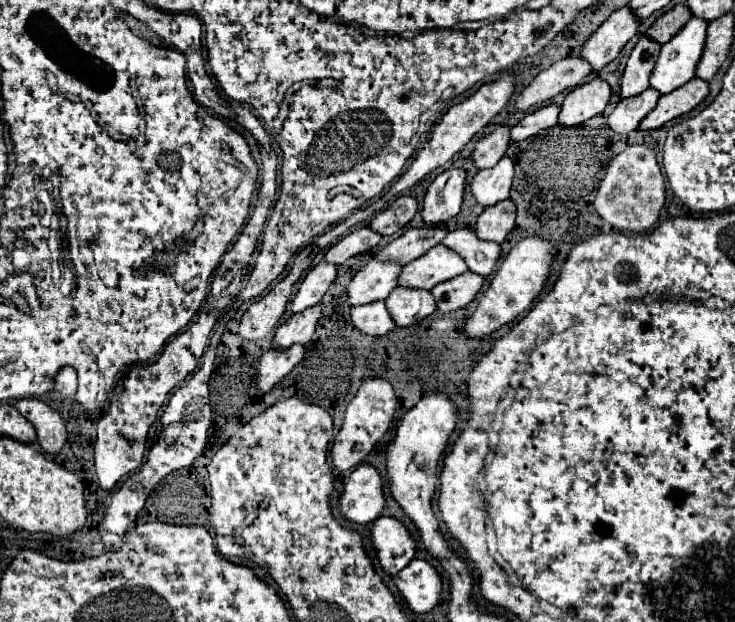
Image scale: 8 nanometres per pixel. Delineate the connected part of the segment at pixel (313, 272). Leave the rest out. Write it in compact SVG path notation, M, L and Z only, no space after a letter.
M321 260L315 268L311 268L307 272L307 276L303 278L303 282L291 302L291 312L299 314L305 308L319 304L321 298L325 296L327 288L331 286L331 282L335 280L335 274L337 274L337 268L325 260Z

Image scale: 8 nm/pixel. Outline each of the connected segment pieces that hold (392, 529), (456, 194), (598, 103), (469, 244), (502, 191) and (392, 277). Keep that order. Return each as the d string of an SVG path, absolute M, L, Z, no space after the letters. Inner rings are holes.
M379 516L371 524L371 542L385 574L395 576L403 570L415 556L415 542L407 528L389 516Z
M451 168L437 176L433 184L429 186L425 200L423 200L423 210L421 218L425 226L433 228L439 226L453 216L459 214L461 202L463 202L463 190L465 190L465 172Z
M599 78L571 90L561 104L559 124L561 126L579 126L585 120L601 114L605 110L605 106L609 104L609 96L611 96L609 84Z
M467 228L449 232L441 244L447 246L449 250L455 250L465 260L469 270L481 276L489 276L501 256L499 244L483 242L475 236L473 230L467 230Z
M503 156L497 166L477 172L477 176L471 182L471 192L483 208L495 206L497 202L509 198L513 168L513 160L509 156Z
M369 260L367 266L363 266L347 288L347 304L349 306L361 306L371 304L377 300L385 300L393 288L397 288L397 276L401 272L401 266L395 266L393 262L375 262Z

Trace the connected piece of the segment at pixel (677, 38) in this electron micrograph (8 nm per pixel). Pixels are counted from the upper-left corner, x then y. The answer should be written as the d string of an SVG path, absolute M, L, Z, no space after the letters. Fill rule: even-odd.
M691 18L667 44L661 46L649 86L659 94L683 86L695 76L695 66L703 54L707 22Z

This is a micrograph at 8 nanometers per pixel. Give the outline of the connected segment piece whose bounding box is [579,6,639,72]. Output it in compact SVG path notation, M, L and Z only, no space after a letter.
M615 10L583 44L581 58L591 64L593 72L599 72L603 66L613 62L621 48L637 34L639 24L631 18L631 10Z

